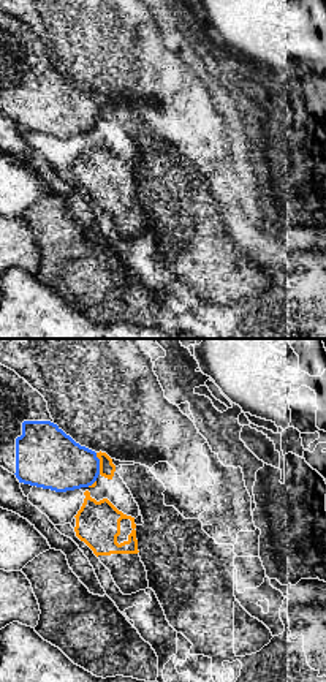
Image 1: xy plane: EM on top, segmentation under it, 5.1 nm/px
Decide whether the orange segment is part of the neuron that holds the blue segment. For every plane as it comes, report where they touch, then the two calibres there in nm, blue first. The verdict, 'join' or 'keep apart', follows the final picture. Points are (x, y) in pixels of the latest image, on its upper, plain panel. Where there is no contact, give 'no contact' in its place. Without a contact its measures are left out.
(98, 109) | 300/80 nm

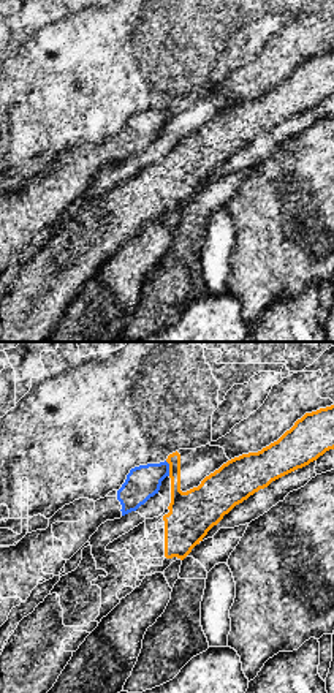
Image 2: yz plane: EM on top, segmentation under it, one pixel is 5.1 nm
(168, 114) | 170/220 nm

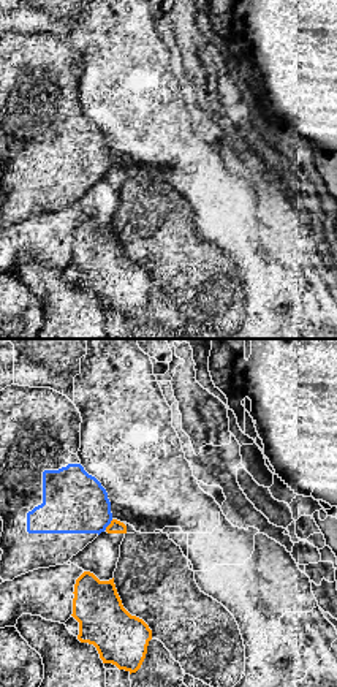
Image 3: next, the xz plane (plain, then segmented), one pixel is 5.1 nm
(109, 168) | 320/70 nm

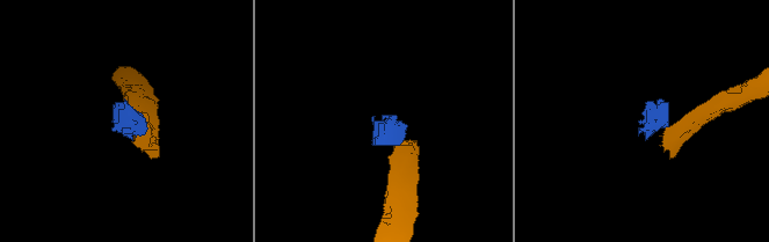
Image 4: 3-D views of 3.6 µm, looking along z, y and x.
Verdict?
keep apart

